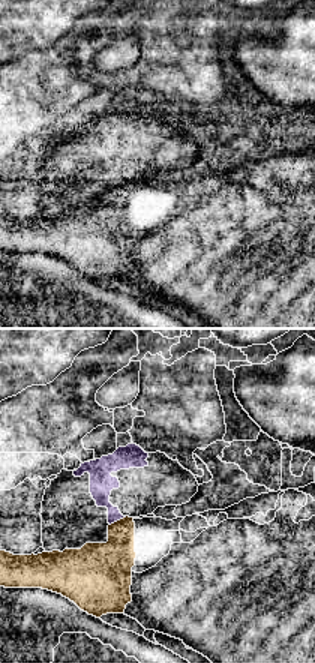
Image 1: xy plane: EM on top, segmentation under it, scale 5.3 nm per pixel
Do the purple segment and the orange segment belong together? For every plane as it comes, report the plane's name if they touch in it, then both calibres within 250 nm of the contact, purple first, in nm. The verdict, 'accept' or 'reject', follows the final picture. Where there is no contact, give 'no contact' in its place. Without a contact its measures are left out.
xy | 130/240 nm

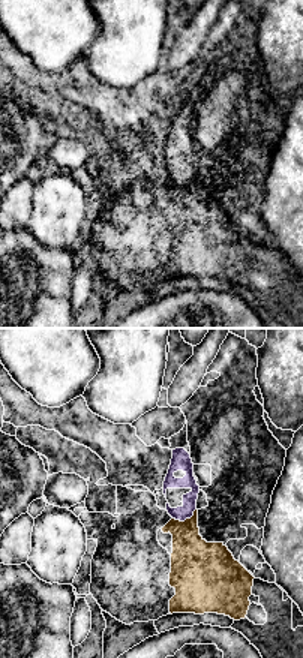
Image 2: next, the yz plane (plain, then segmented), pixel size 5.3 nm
yz | 80/280 nm

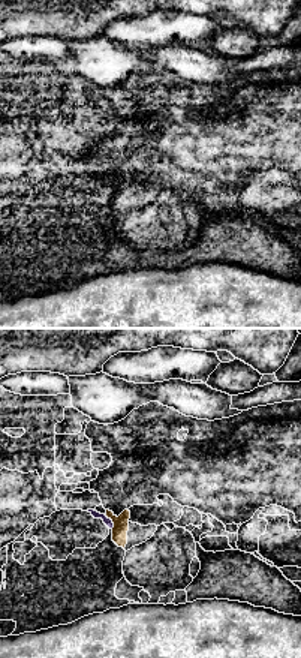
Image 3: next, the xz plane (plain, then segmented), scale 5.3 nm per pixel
xz | 50/80 nm

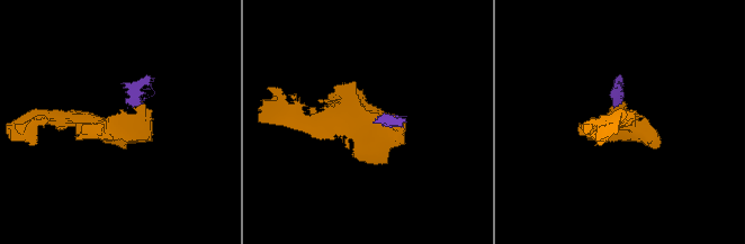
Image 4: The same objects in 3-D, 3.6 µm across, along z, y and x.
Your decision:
reject

